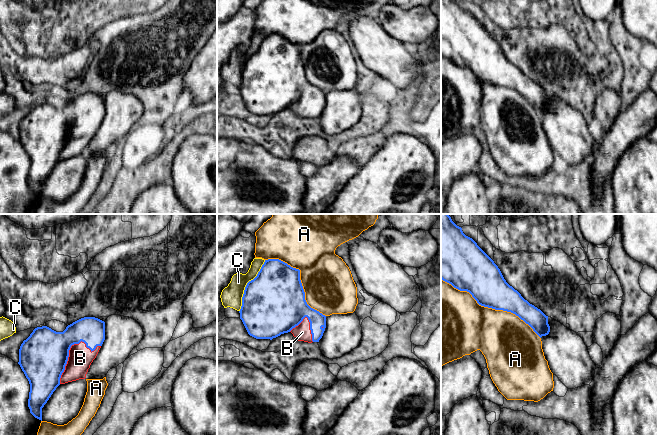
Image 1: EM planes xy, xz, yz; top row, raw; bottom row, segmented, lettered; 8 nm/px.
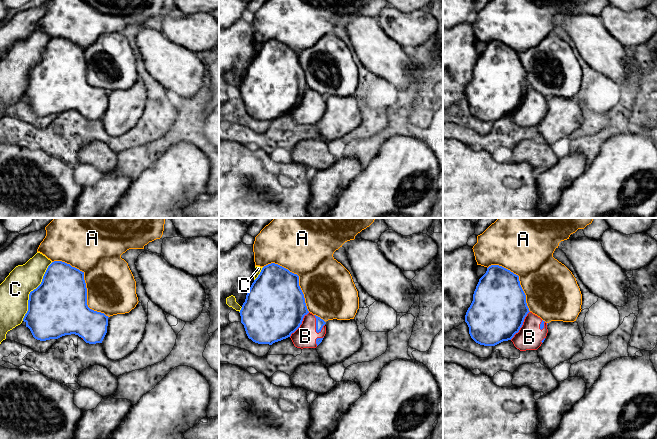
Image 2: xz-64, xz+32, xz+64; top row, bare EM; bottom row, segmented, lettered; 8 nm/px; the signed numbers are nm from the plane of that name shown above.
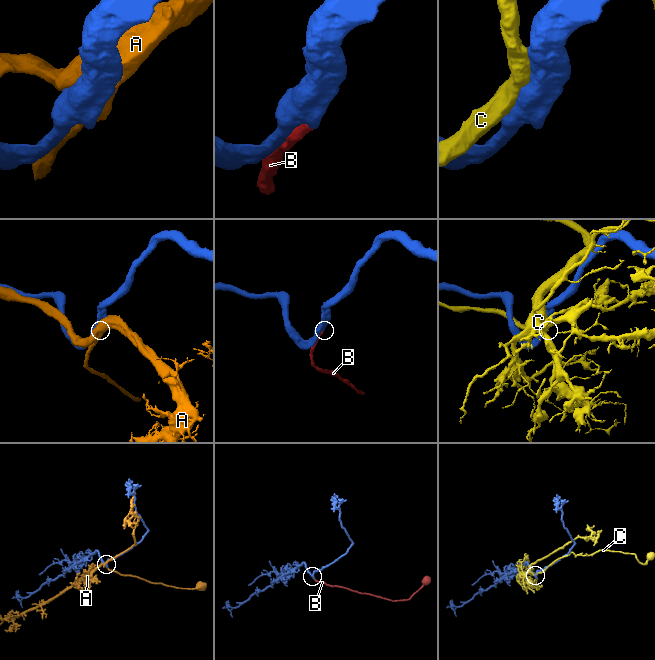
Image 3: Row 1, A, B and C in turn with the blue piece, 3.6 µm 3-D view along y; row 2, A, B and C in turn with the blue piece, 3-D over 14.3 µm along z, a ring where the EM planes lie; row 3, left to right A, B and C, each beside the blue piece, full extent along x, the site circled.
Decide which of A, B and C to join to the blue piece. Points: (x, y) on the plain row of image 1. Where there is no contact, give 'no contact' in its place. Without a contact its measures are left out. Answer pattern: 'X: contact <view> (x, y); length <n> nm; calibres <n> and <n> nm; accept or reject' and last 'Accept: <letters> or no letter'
A: contact yz (491, 83); length 950 nm; calibres 320 and 400 nm; reject
B: contact xy (69, 125); length 460 nm; calibres 380 and 190 nm; accept
C: contact xz (246, 61); length 460 nm; calibres 480 and 180 nm; reject
Accept: B

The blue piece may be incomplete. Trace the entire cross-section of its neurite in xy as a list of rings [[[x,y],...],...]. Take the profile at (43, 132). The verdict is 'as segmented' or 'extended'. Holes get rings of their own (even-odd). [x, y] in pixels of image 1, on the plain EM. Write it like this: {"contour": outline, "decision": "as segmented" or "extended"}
{"contour": [[[84,93],[63,108],[37,103],[23,117],[19,138],[30,160],[28,183],[42,197],[42,184],[60,160],[85,155],[105,116],[105,98]]], "decision": "extended"}

